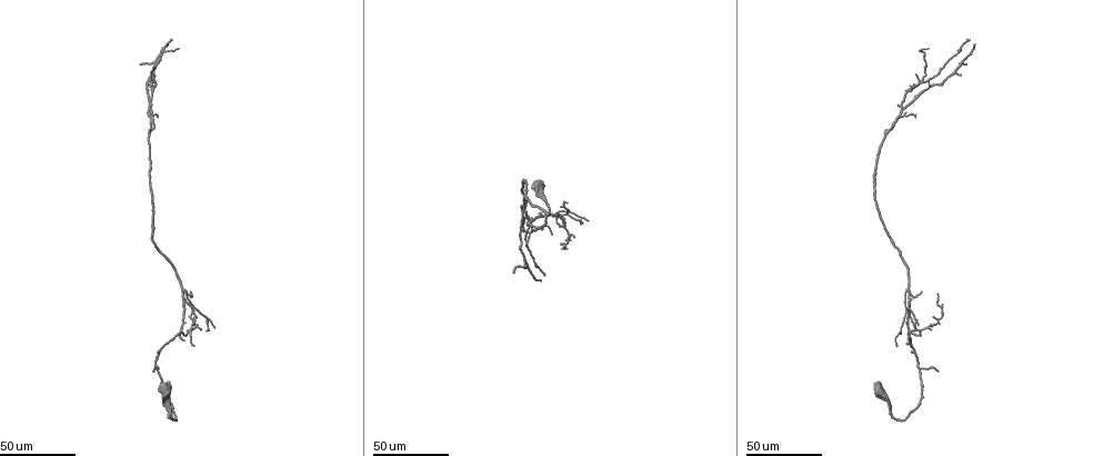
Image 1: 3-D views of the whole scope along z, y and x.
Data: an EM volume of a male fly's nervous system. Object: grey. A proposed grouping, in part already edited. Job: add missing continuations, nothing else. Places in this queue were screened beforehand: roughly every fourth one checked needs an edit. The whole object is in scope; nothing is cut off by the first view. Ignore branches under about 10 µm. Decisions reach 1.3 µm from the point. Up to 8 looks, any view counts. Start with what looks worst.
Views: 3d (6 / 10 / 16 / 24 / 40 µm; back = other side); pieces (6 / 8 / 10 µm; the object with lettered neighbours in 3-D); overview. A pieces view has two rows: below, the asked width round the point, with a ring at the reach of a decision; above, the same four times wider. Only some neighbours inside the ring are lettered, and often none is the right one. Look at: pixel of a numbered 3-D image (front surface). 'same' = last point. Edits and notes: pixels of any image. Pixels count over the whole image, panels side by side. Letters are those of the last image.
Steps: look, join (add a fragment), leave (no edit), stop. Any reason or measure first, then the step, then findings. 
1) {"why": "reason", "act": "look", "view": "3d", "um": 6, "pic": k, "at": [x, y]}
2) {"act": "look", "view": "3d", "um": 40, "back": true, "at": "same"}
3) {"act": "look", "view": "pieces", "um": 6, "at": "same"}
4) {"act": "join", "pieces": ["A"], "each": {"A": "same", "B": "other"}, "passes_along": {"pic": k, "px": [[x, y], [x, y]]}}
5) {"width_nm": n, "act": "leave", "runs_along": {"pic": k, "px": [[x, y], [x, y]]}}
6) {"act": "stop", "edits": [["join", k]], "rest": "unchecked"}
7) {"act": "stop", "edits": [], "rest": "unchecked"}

{"why": "branch stops here", "act": "look", "view": "3d", "um": 24, "pic": 1, "at": [970, 40]}

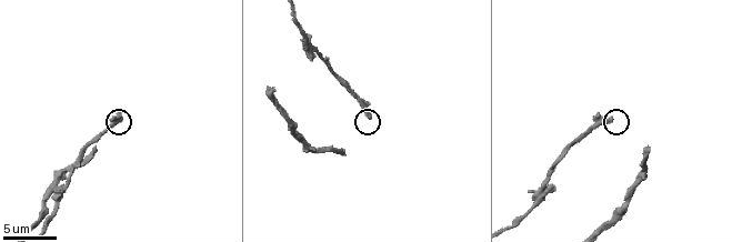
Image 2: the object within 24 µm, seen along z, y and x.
{"act": "look", "view": "pieces", "um": 6, "pic": 2, "at": [368, 115]}

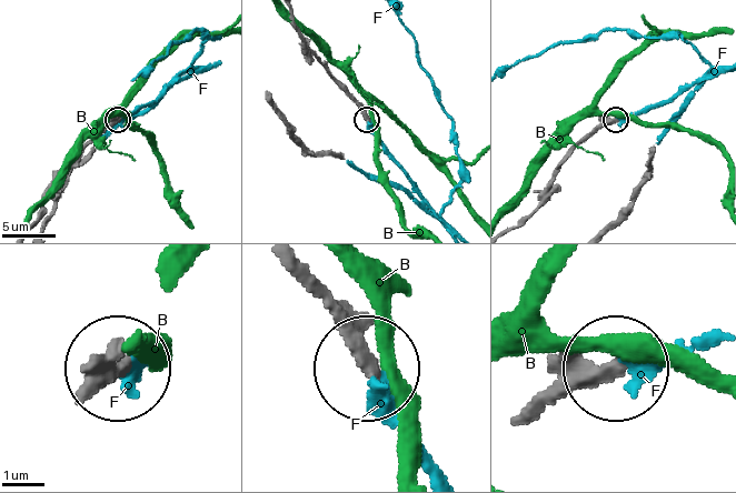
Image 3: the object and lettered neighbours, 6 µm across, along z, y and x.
{"act": "join", "pieces": ["F"], "each": {"B": "other", "F": "same"}, "passes_along": {"pic": 3, "px": [[347, 93], [369, 121], [386, 153], [443, 225]]}, "found": "the cell continues"}

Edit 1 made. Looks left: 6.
{"why": "branch stops here", "act": "look", "view": "3d", "um": 40, "pic": 1, "at": [968, 62]}

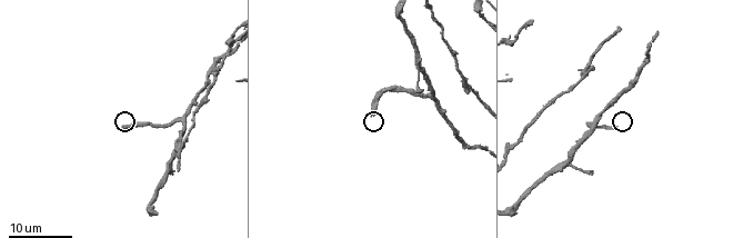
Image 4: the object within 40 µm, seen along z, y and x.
{"why": "what lies round it", "act": "look", "view": "pieces", "um": 10, "pic": 4, "at": [372, 117]}

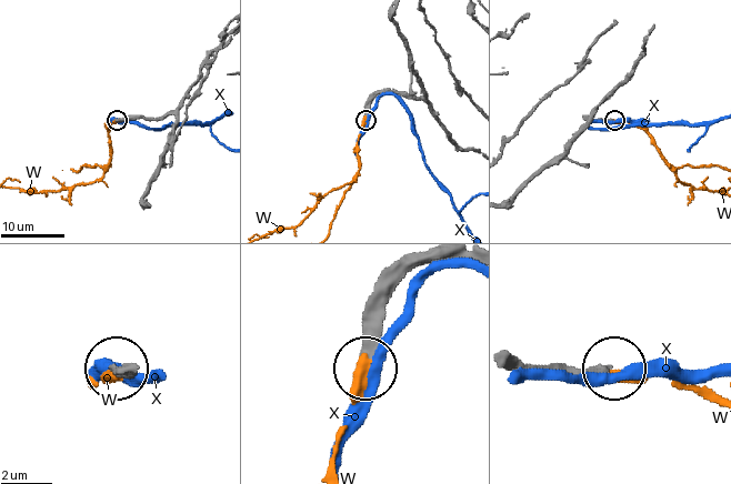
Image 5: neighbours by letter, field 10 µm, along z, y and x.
{"act": "leave", "each": {"W": "other", "X": "other"}, "found": "none of them fits"}

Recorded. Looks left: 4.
{"why": "thin end", "act": "look", "view": "3d", "um": 40, "pic": 1, "at": [930, 47]}

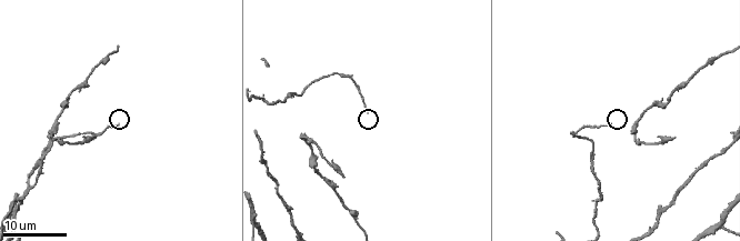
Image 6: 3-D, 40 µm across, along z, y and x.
{"act": "look", "view": "pieces", "um": 10, "pic": 6, "at": [610, 124]}

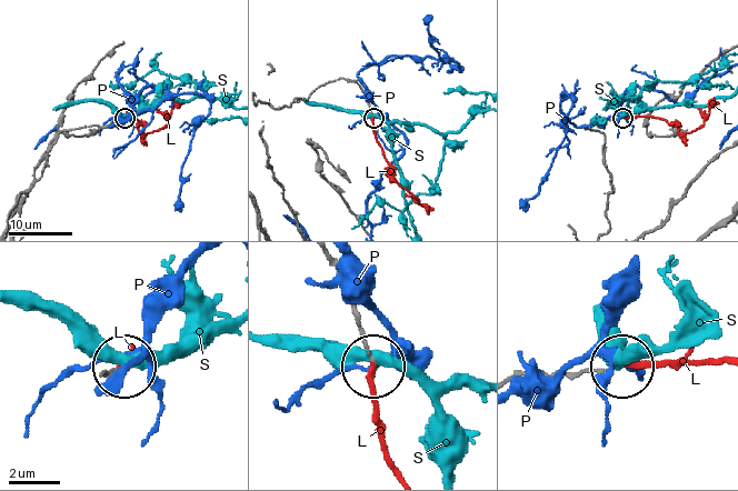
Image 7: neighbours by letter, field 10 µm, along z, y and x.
{"act": "leave", "each": {"L": "other", "P": "other", "S": "other"}, "runs_along": {"pic": 7, "px": [[300, 99], [346, 78], [359, 86], [374, 117]]}, "found": "no lettered fragment goes on from it"}

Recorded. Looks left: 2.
{"act": "stop", "edits": [["join", 3]], "rest": "unchecked"}

